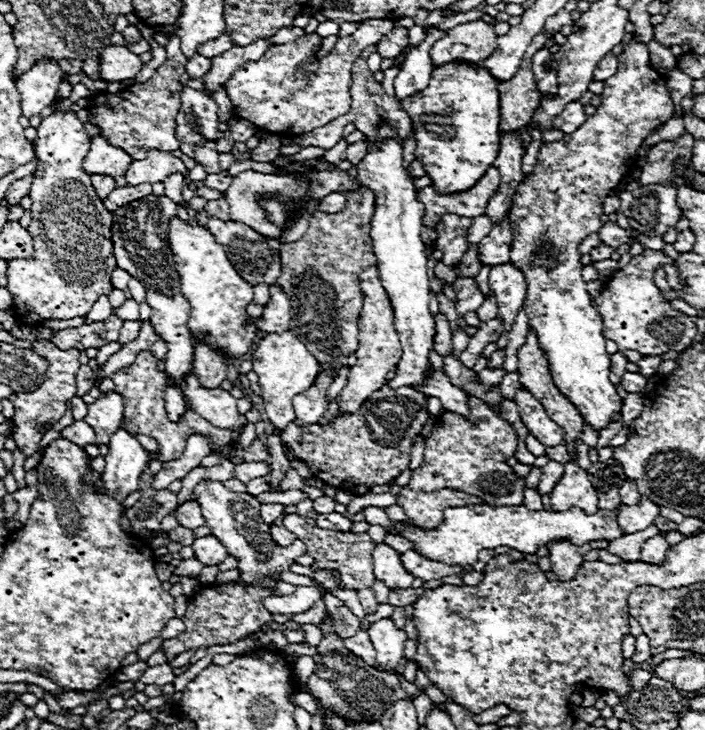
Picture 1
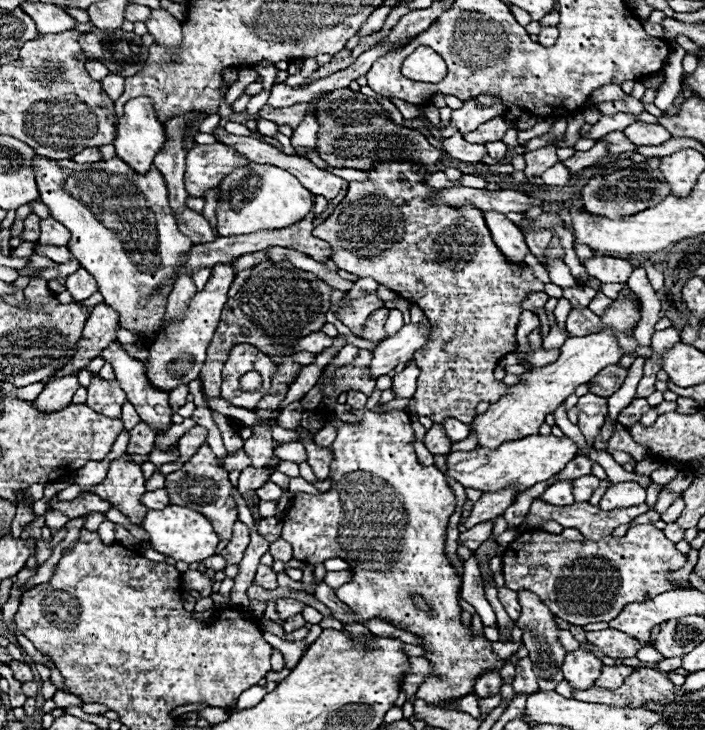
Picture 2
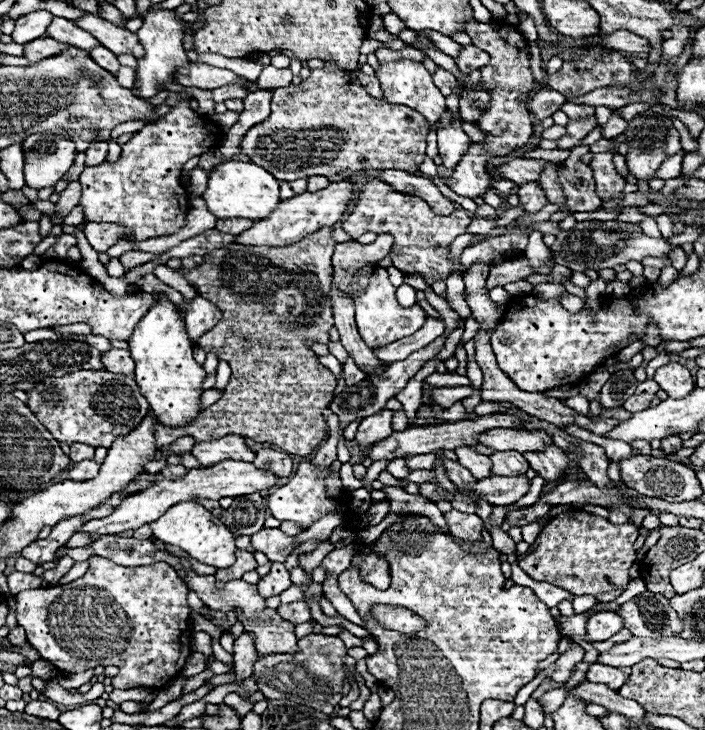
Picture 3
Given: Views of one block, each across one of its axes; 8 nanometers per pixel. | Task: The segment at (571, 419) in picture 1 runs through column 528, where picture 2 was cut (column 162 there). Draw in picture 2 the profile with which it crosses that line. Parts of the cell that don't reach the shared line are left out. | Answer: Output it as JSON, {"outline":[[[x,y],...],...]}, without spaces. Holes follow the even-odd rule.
{"outline":[[[234,262],[216,264],[212,268],[212,276],[206,282],[204,290],[196,292],[190,298],[184,316],[170,322],[168,328],[162,334],[158,334],[156,342],[148,348],[148,360],[146,360],[146,378],[154,388],[158,388],[160,392],[172,392],[174,388],[178,388],[182,384],[186,386],[188,382],[198,378],[202,364],[206,360],[206,350],[208,350],[214,330],[218,326],[220,312],[228,300],[228,290],[234,282],[234,276],[236,276]]]}

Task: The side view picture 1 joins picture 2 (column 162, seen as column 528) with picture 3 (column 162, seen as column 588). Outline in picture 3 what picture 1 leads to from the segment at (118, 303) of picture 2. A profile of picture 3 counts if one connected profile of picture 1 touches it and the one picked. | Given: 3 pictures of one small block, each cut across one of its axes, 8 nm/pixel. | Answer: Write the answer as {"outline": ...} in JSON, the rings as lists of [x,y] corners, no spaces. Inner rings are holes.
{"outline":[[[180,92],[180,102],[176,106],[172,106],[166,116],[158,118],[152,124],[146,124],[140,132],[136,132],[132,136],[132,140],[122,146],[122,154],[114,164],[102,162],[94,168],[84,168],[84,172],[80,176],[80,184],[82,184],[80,206],[84,208],[84,216],[88,222],[106,220],[112,224],[122,224],[126,228],[132,228],[134,242],[158,238],[158,236],[176,232],[178,228],[184,226],[190,200],[188,200],[186,188],[180,184],[182,168],[192,156],[200,156],[204,152],[208,152],[210,148],[218,146],[224,136],[224,132],[212,120],[204,120],[190,108],[190,100],[192,100],[190,94]],[[158,296],[154,308],[150,308],[150,312],[138,322],[138,328],[134,330],[128,344],[130,354],[136,362],[134,374],[138,388],[150,402],[158,422],[170,428],[192,424],[204,410],[200,406],[200,396],[204,392],[202,382],[206,378],[206,372],[192,356],[192,344],[184,330],[184,322],[174,310],[174,304],[164,296]]]}

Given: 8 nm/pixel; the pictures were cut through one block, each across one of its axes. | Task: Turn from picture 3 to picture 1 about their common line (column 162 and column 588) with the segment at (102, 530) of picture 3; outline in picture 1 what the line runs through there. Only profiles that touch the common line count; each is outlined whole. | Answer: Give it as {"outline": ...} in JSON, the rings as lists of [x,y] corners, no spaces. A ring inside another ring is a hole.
{"outline":[[[564,464],[564,476],[550,492],[550,504],[554,508],[578,506],[584,508],[584,512],[598,512],[596,502],[596,488],[592,486],[588,474],[576,464]]]}

